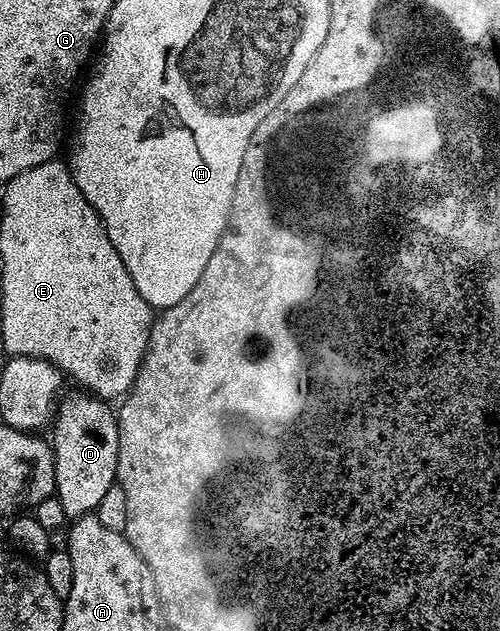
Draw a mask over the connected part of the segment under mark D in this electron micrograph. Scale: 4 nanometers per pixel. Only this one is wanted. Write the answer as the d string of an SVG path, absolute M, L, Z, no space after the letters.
M76 391L73 397L59 402L54 409L56 434L50 437L54 475L55 497L62 503L69 519L95 514L98 503L102 503L106 491L117 484L118 435L120 422L107 400L87 391Z

